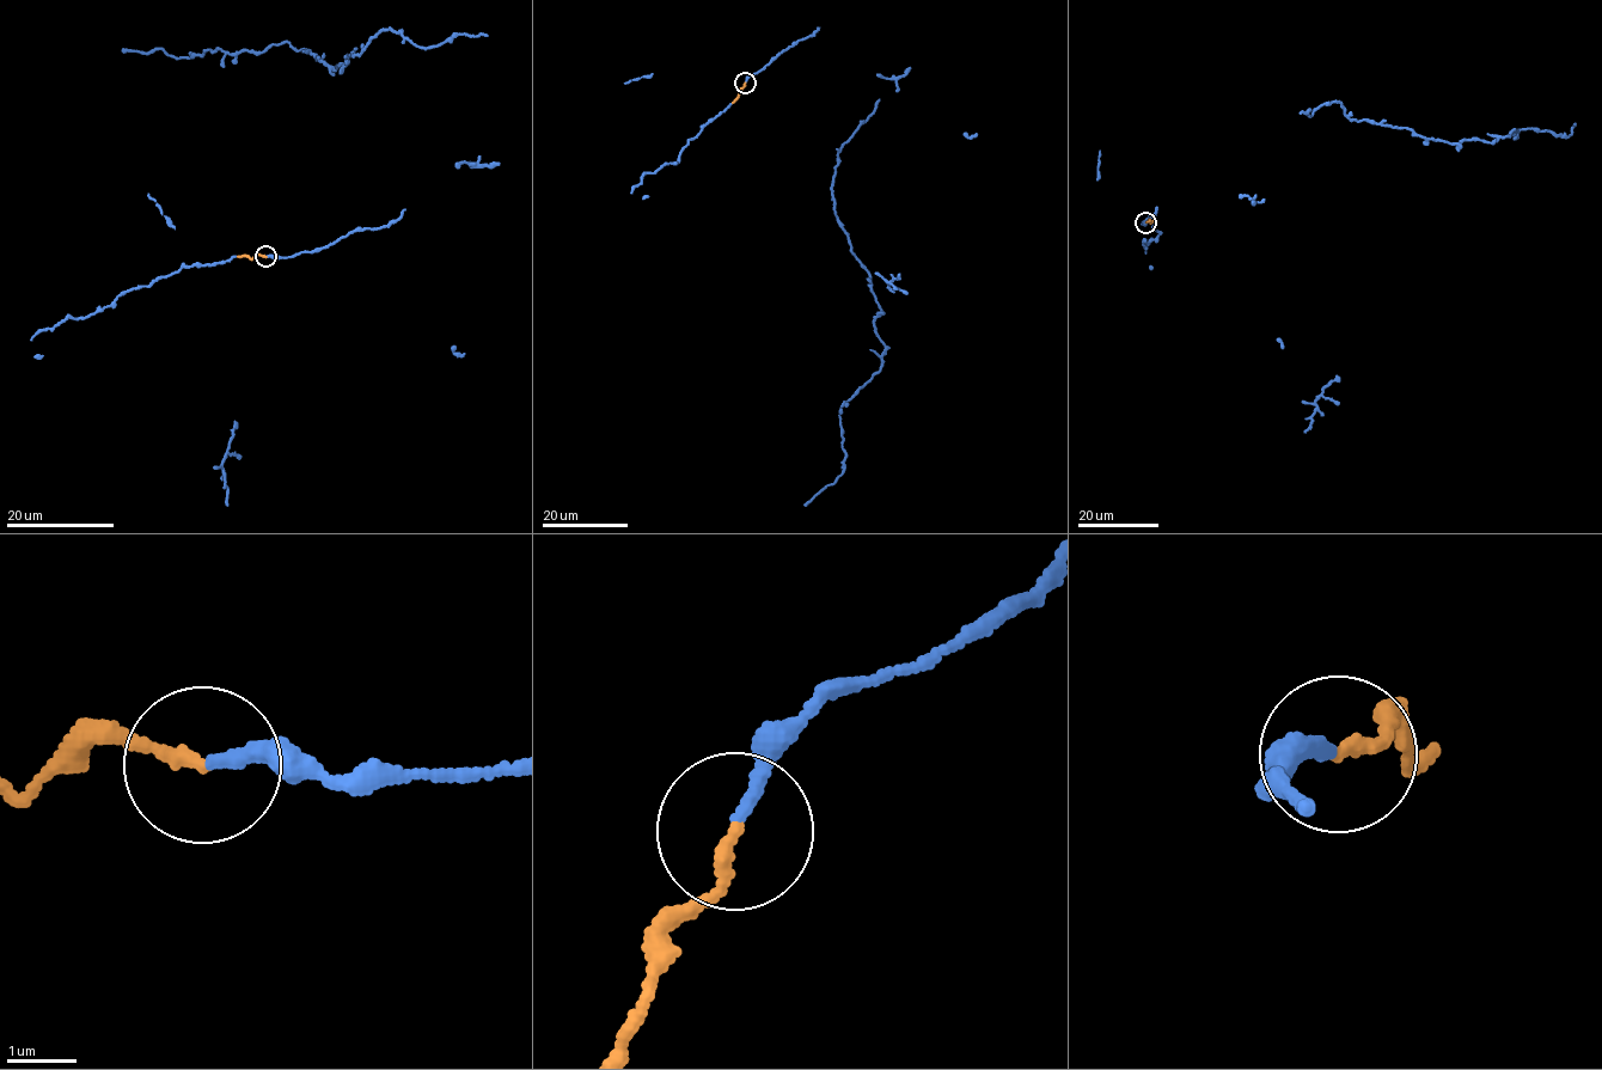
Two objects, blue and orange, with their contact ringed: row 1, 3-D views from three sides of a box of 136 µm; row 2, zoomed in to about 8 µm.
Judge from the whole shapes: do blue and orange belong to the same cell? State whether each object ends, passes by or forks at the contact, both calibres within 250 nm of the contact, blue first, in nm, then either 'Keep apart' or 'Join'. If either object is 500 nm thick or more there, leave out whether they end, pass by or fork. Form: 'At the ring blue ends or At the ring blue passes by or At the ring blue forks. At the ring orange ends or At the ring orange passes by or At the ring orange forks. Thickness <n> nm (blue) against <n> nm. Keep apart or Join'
At the ring blue ends. At the ring orange ends. Thickness 180 nm (blue) against 200 nm. Join

